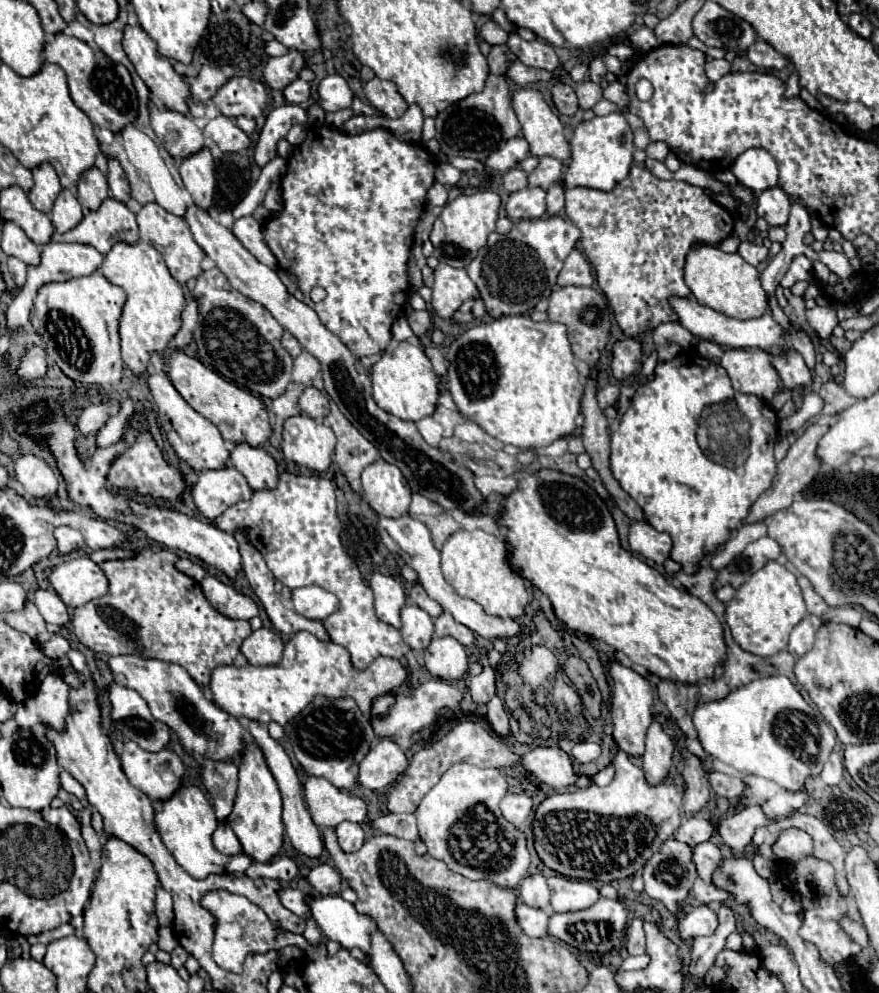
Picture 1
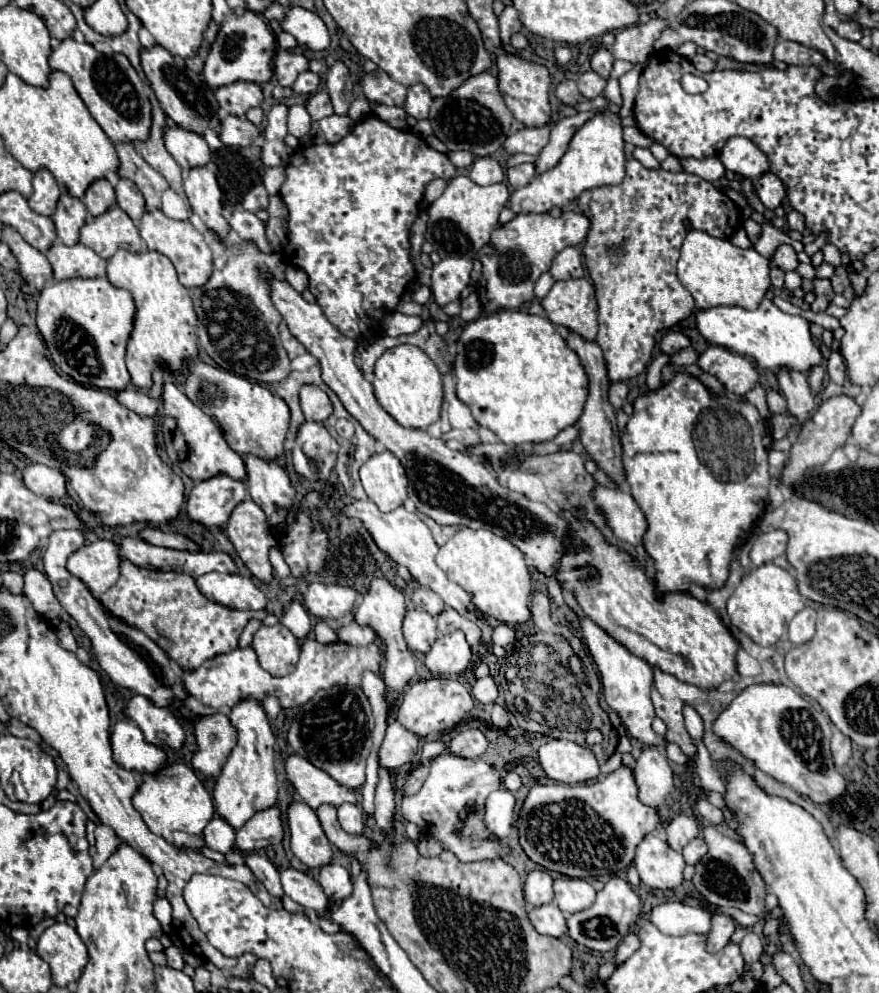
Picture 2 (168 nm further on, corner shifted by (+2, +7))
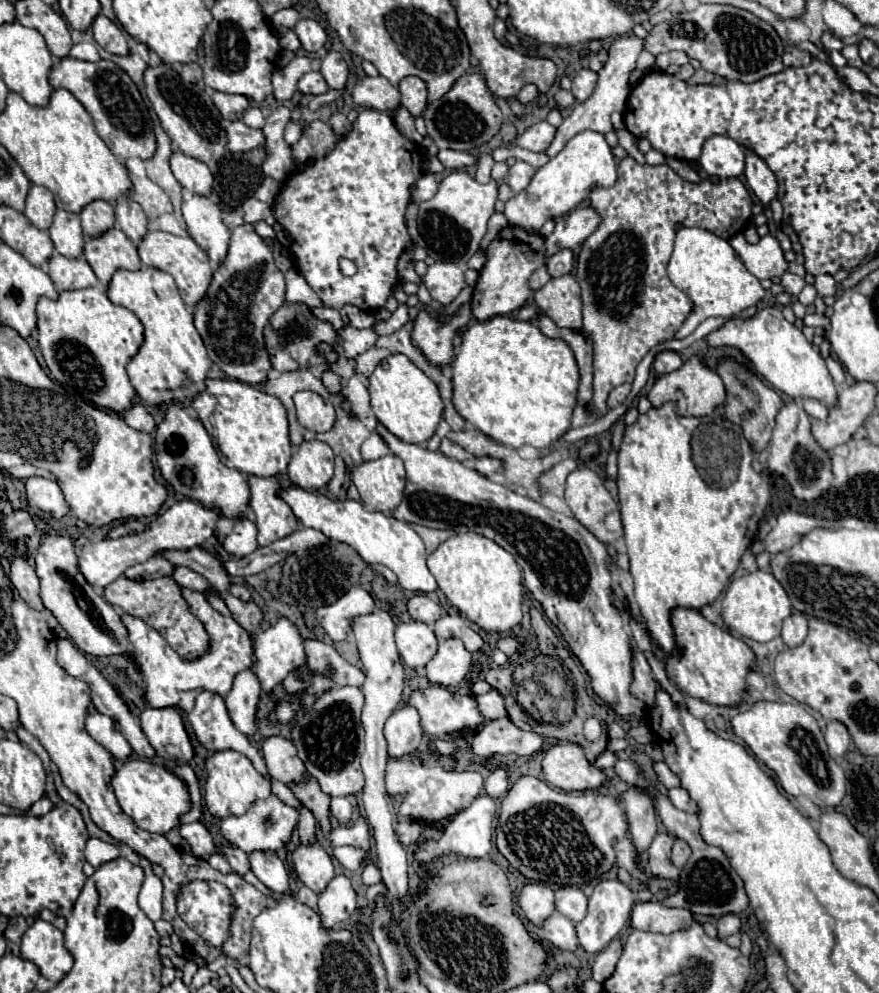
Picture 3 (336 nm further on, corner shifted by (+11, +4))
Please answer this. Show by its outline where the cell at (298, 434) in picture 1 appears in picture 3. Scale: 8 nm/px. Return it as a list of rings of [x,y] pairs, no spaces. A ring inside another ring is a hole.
[[[306,440],[288,464],[290,480],[304,490],[318,490],[332,480],[334,452],[318,440]]]

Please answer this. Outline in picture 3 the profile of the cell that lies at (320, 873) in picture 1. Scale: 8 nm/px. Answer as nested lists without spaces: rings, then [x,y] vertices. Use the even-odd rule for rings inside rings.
[[[336,876],[334,882],[330,882],[330,886],[318,896],[318,908],[322,926],[326,928],[334,928],[348,920],[358,908],[352,882],[346,876]]]

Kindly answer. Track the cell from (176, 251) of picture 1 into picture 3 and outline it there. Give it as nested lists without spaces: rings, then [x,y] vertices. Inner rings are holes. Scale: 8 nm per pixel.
[[[160,230],[148,232],[146,238],[142,242],[138,242],[138,254],[140,254],[140,260],[144,262],[144,266],[168,272],[176,280],[180,296],[188,308],[194,308],[204,298],[204,294],[210,286],[214,268],[212,268],[210,260],[206,258],[206,252],[192,238],[180,238],[180,236],[172,236],[168,232],[160,232]]]

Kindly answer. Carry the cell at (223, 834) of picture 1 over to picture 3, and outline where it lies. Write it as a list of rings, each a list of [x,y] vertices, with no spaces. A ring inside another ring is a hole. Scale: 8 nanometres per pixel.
[[[192,822],[192,824],[180,824],[178,826],[180,836],[188,842],[192,854],[196,858],[208,860],[212,854],[216,854],[216,844],[212,834],[208,832],[208,828],[202,822]]]

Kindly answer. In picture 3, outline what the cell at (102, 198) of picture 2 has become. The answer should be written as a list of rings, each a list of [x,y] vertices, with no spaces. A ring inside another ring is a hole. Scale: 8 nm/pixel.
[[[96,200],[90,202],[82,212],[80,212],[80,220],[82,220],[82,230],[88,238],[98,238],[102,236],[106,230],[114,228],[114,206],[104,202],[104,200]]]

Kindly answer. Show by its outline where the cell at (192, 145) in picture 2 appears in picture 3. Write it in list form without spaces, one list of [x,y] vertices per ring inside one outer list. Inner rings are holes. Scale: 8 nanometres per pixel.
[[[174,152],[170,166],[182,188],[198,196],[212,196],[214,176],[204,162],[198,162],[196,158],[190,158],[182,152]]]

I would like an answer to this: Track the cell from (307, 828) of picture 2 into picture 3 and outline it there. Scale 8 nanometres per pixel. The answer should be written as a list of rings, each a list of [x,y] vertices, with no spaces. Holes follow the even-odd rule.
[[[308,844],[308,846],[298,846],[296,852],[292,854],[294,868],[298,878],[314,892],[320,894],[330,880],[334,878],[334,866],[330,856],[322,850],[320,844]]]

